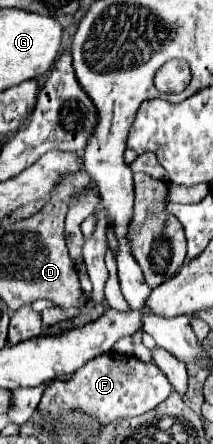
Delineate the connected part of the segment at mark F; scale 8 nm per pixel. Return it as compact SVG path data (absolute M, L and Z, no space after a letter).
M109 352L99 358L91 358L91 362L81 366L69 382L53 382L39 402L39 412L43 416L65 416L75 410L83 410L85 414L97 418L99 426L105 426L117 418L131 418L153 410L167 400L171 390L169 380L155 364L145 364L135 356L125 356L123 366L121 354Z

